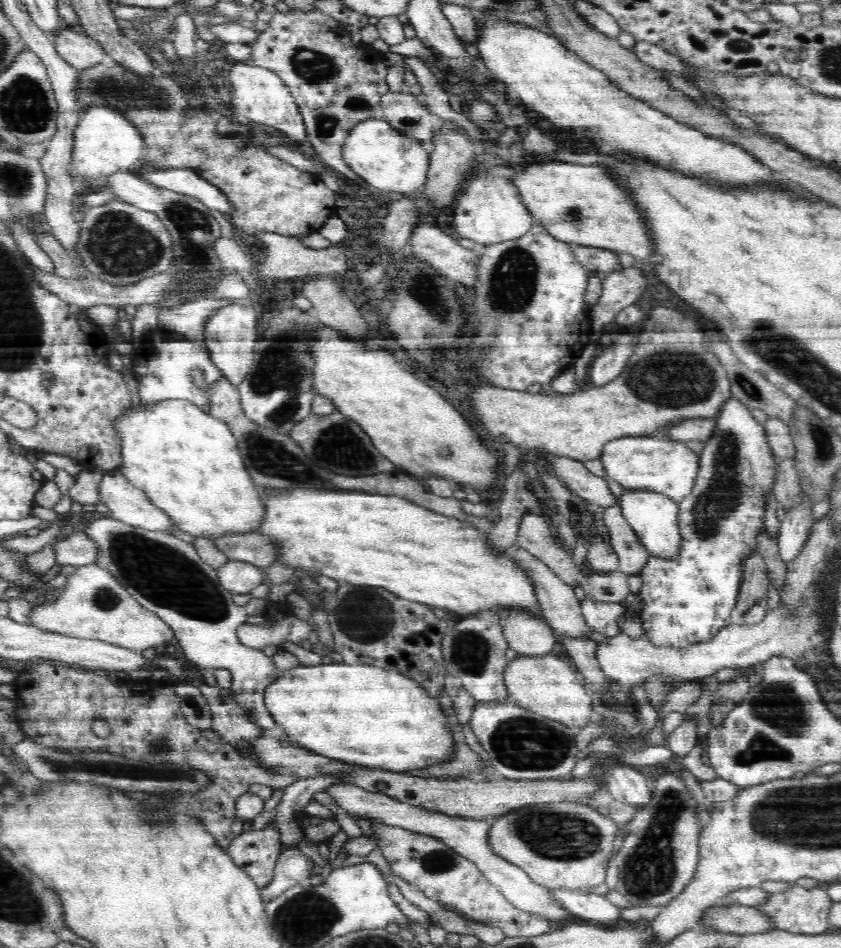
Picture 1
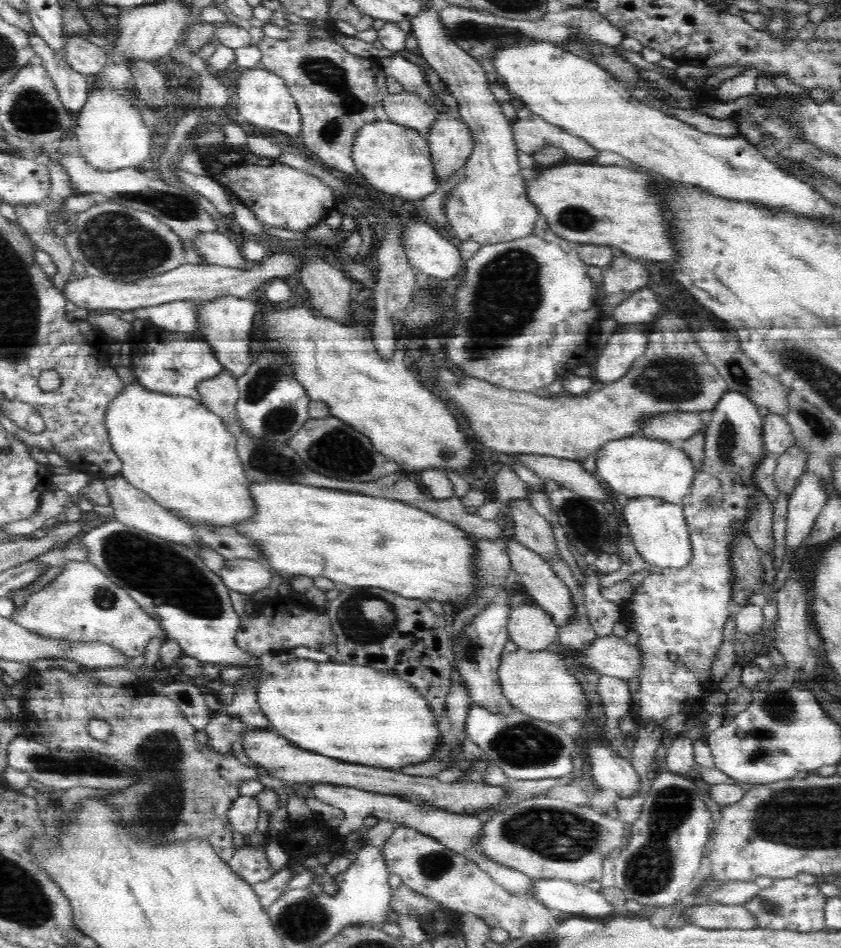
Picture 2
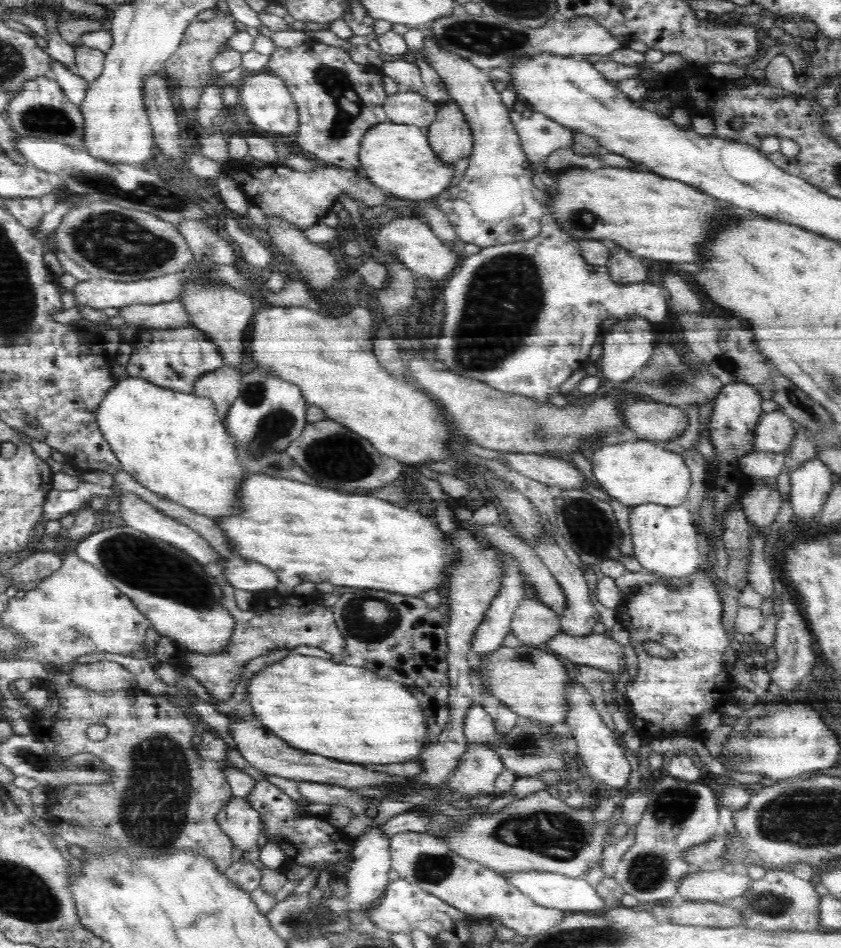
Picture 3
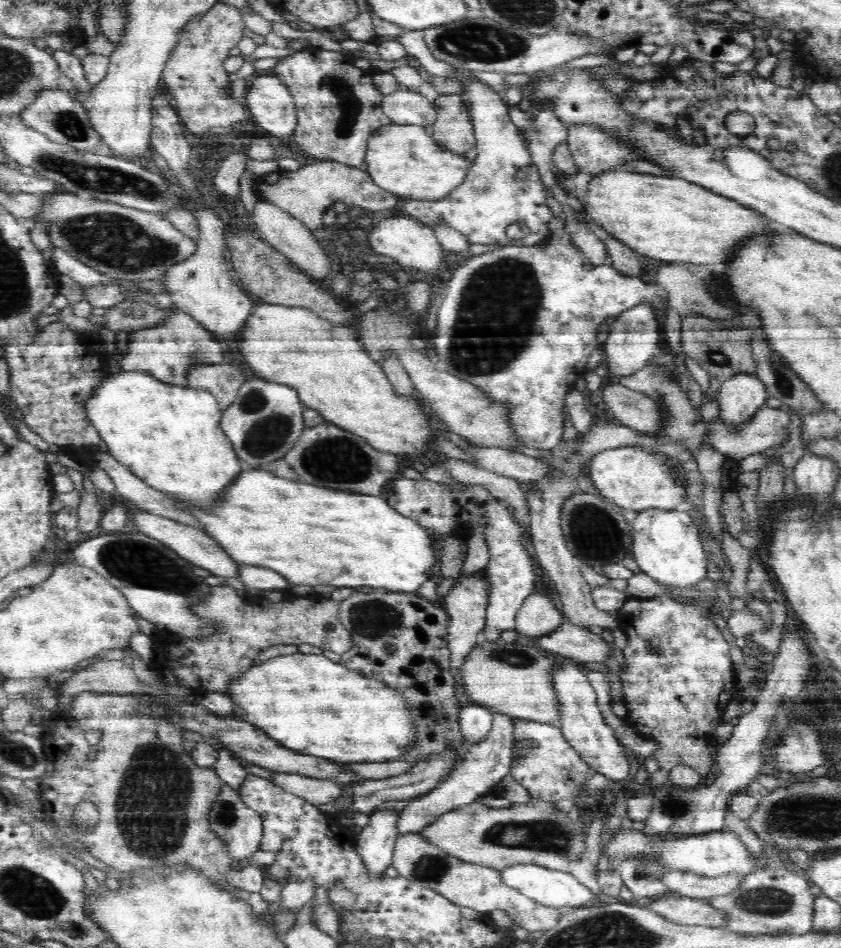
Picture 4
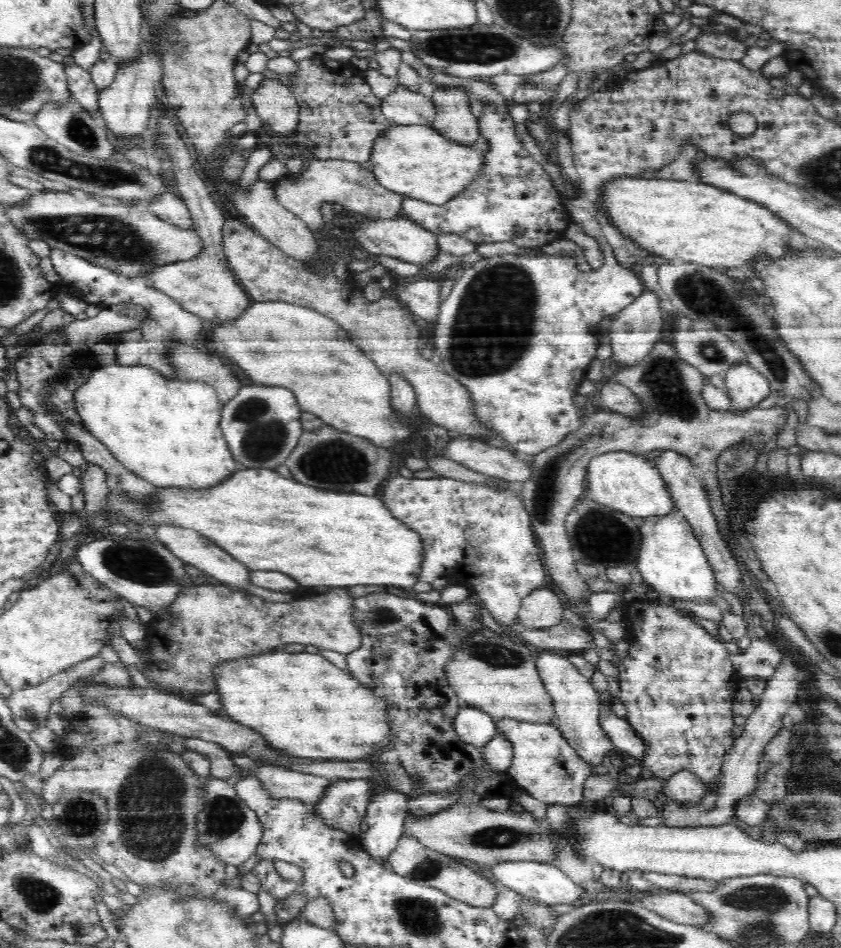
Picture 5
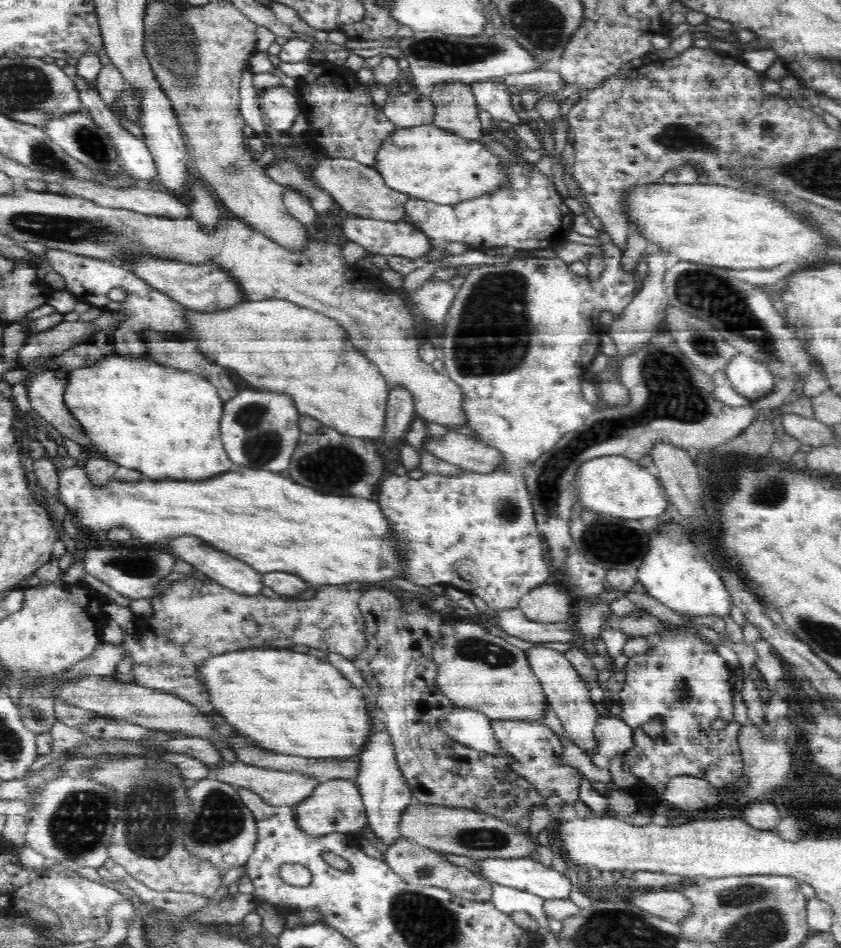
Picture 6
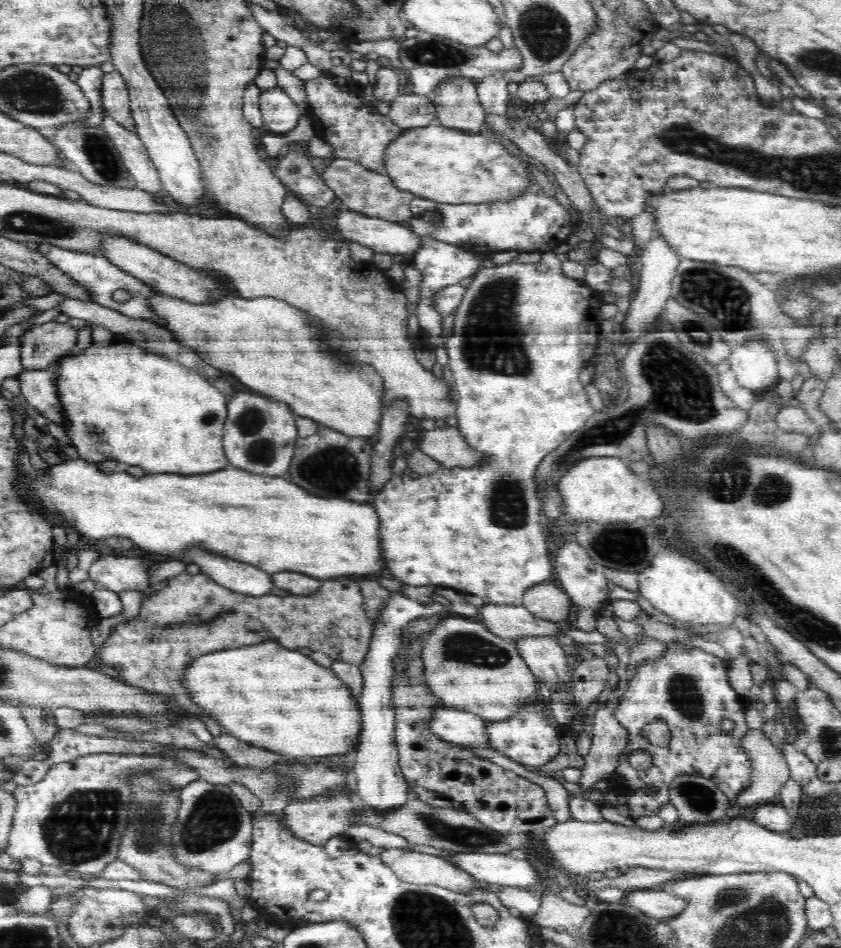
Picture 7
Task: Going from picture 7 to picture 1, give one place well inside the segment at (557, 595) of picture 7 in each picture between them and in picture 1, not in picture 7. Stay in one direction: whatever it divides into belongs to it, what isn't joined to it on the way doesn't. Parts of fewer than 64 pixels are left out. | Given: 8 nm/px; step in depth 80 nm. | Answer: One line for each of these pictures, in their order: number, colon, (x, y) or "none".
1: (528, 635)
2: (528, 626)
3: (535, 625)
4: (537, 617)
5: (542, 609)
6: (545, 604)

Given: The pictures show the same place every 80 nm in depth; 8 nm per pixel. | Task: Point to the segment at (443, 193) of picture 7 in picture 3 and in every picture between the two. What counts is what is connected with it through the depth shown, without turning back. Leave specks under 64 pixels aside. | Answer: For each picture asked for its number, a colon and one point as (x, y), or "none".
3: (397, 158)
4: (403, 159)
5: (412, 160)
6: (426, 162)

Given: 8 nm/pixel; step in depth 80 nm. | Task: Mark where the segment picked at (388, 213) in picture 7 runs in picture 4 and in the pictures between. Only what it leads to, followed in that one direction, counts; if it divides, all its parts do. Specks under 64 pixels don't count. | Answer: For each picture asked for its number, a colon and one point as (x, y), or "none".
4: (306, 194)
5: (323, 182)
6: (360, 191)

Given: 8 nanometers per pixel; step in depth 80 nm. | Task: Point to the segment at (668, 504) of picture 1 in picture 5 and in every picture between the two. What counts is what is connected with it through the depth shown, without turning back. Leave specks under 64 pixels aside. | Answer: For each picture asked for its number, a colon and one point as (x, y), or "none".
2: (657, 525)
3: (663, 536)
4: (667, 545)
5: (670, 557)

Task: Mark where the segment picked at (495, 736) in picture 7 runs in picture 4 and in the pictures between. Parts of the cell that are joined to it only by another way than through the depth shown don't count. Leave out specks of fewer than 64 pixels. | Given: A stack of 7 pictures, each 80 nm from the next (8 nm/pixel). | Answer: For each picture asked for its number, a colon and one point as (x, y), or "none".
4: (555, 770)
5: (544, 764)
6: (534, 750)

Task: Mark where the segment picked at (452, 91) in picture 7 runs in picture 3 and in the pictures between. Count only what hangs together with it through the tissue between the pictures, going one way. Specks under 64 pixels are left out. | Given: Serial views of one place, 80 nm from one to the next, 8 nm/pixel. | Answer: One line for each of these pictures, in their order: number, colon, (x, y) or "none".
3: (450, 137)
4: (452, 131)
5: (454, 121)
6: (456, 110)

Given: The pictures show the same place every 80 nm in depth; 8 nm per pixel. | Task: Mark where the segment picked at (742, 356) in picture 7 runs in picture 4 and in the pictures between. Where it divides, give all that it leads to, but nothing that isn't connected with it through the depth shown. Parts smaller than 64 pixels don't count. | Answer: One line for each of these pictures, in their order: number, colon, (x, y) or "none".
4: (740, 398)
5: (746, 388)
6: (749, 377)

